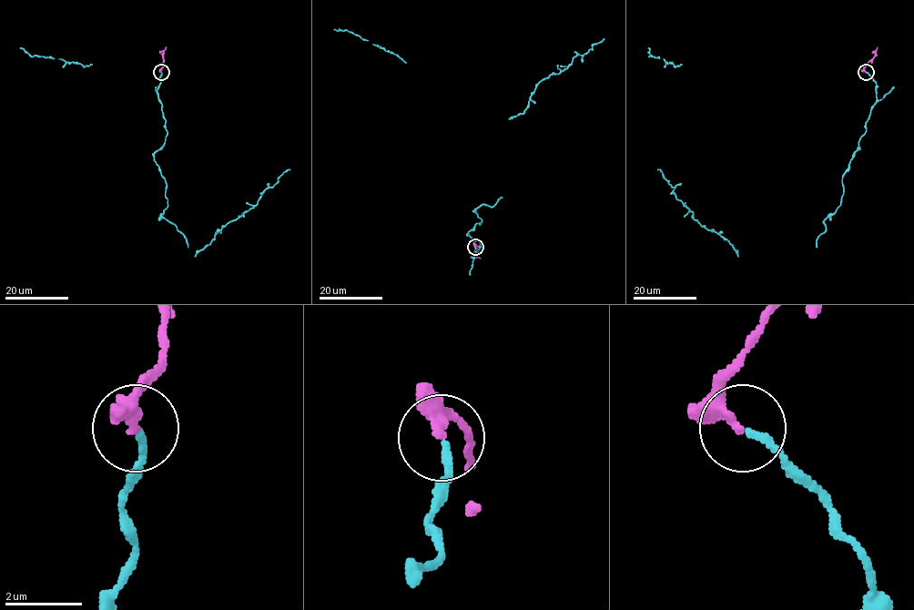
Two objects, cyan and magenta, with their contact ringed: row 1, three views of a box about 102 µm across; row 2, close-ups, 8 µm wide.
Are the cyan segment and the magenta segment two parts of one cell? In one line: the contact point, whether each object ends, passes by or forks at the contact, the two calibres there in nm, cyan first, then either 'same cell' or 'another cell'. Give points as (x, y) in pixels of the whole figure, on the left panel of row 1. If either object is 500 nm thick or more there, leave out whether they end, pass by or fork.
at (161, 72); cyan ends there; magenta passes by; 180 nm thick on the cyan side, 240 nm on the other; same cell

